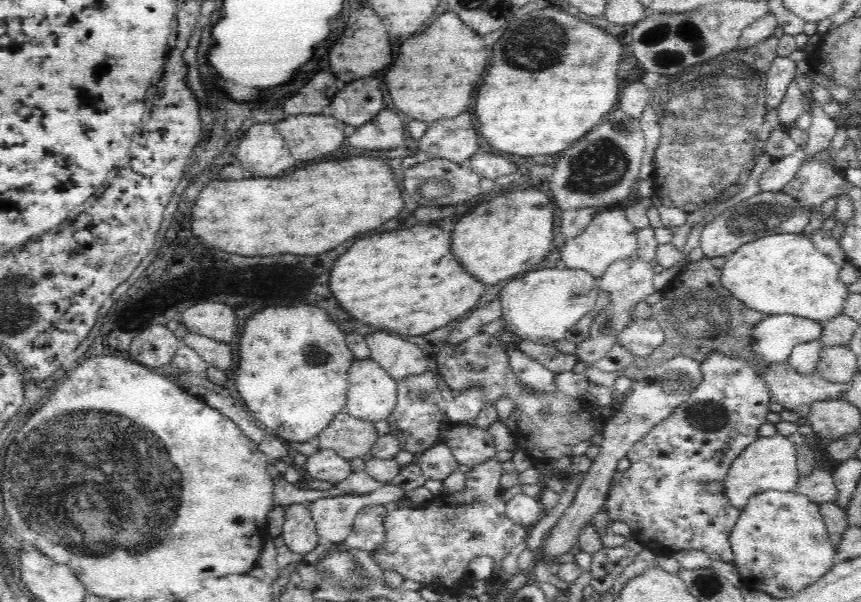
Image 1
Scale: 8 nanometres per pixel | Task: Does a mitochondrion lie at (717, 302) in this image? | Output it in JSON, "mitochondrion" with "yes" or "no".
{"mitochondrion":"yes"}

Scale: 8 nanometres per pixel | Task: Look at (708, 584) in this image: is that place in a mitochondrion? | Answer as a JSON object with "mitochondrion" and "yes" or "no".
{"mitochondrion":"yes"}

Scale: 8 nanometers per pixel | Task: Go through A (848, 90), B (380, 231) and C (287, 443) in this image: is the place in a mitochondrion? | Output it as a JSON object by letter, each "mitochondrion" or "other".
{"A":"other","B":"other","C":"other"}

